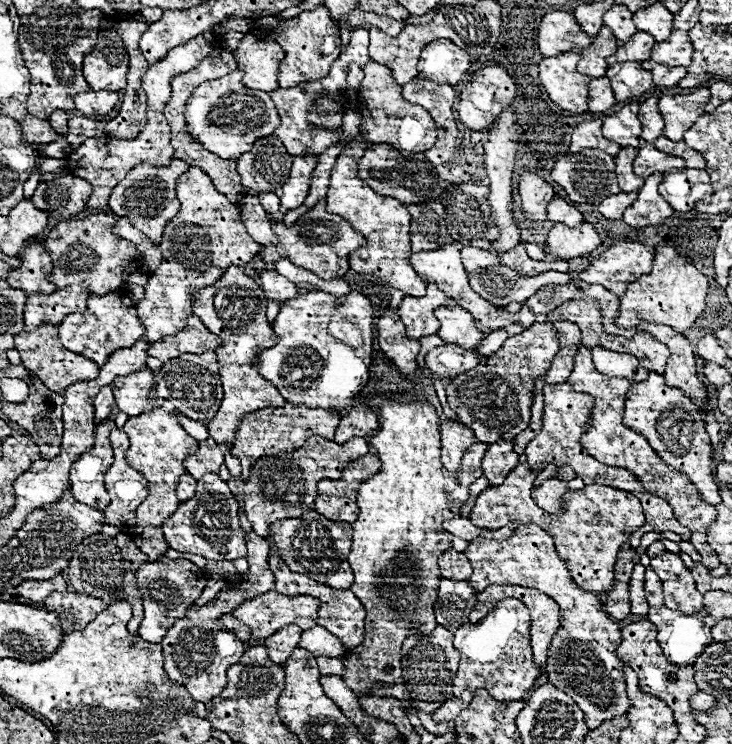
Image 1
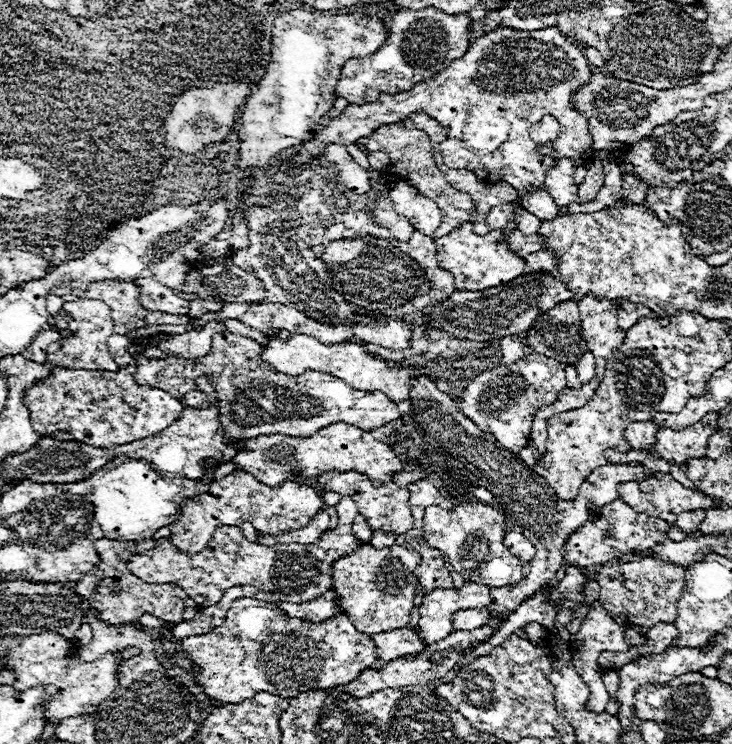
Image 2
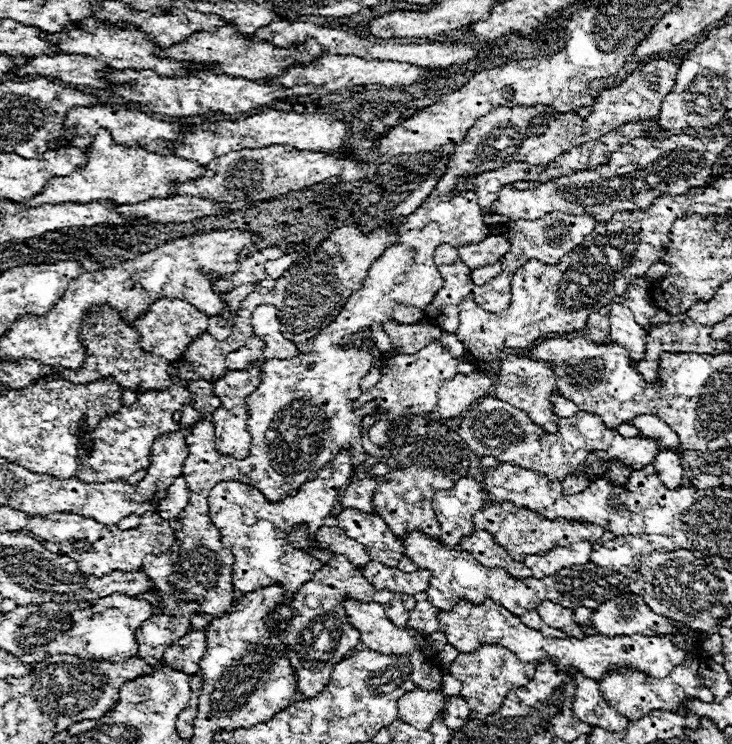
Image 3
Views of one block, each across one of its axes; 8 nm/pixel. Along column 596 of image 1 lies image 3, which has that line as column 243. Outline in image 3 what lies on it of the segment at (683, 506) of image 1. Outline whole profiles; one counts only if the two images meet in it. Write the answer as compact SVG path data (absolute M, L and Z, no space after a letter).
M256 364L254 368L242 370L242 372L228 370L220 380L214 382L214 392L216 392L216 396L222 400L222 406L212 414L212 424L214 424L214 432L216 432L216 440L214 440L214 442L216 442L216 450L218 450L218 452L230 454L230 456L240 458L240 460L244 460L244 458L250 454L252 438L250 438L250 432L248 432L248 428L246 428L250 410L248 410L246 398L258 388L260 376L262 376L260 364Z

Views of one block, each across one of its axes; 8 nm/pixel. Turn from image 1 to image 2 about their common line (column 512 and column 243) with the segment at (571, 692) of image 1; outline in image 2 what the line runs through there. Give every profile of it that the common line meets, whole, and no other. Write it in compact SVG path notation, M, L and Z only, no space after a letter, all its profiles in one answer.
M344 496L338 506L338 526L334 530L324 532L314 544L276 544L276 546L264 546L258 542L248 542L246 536L238 526L222 526L222 546L206 548L200 554L182 554L178 552L168 538L158 540L158 544L140 554L138 562L136 556L128 558L128 568L136 576L140 576L146 582L166 584L174 582L180 588L188 592L192 600L196 600L198 608L206 608L210 604L218 604L222 600L224 592L232 586L242 584L254 584L256 588L262 588L266 592L280 592L286 594L290 602L302 604L308 600L314 600L322 596L326 590L332 588L332 564L338 560L338 556L346 556L346 552L354 552L354 548L362 546L360 540L352 534L352 522L358 514L356 504L350 496Z

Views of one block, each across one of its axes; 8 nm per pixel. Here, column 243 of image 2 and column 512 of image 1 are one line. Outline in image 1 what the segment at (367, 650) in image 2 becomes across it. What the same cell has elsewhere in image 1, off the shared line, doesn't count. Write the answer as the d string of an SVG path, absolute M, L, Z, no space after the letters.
M516 598L500 600L480 622L460 626L454 632L454 648L460 652L460 664L452 680L454 696L460 696L464 690L476 692L484 688L498 702L522 700L540 676L530 648L530 612Z

